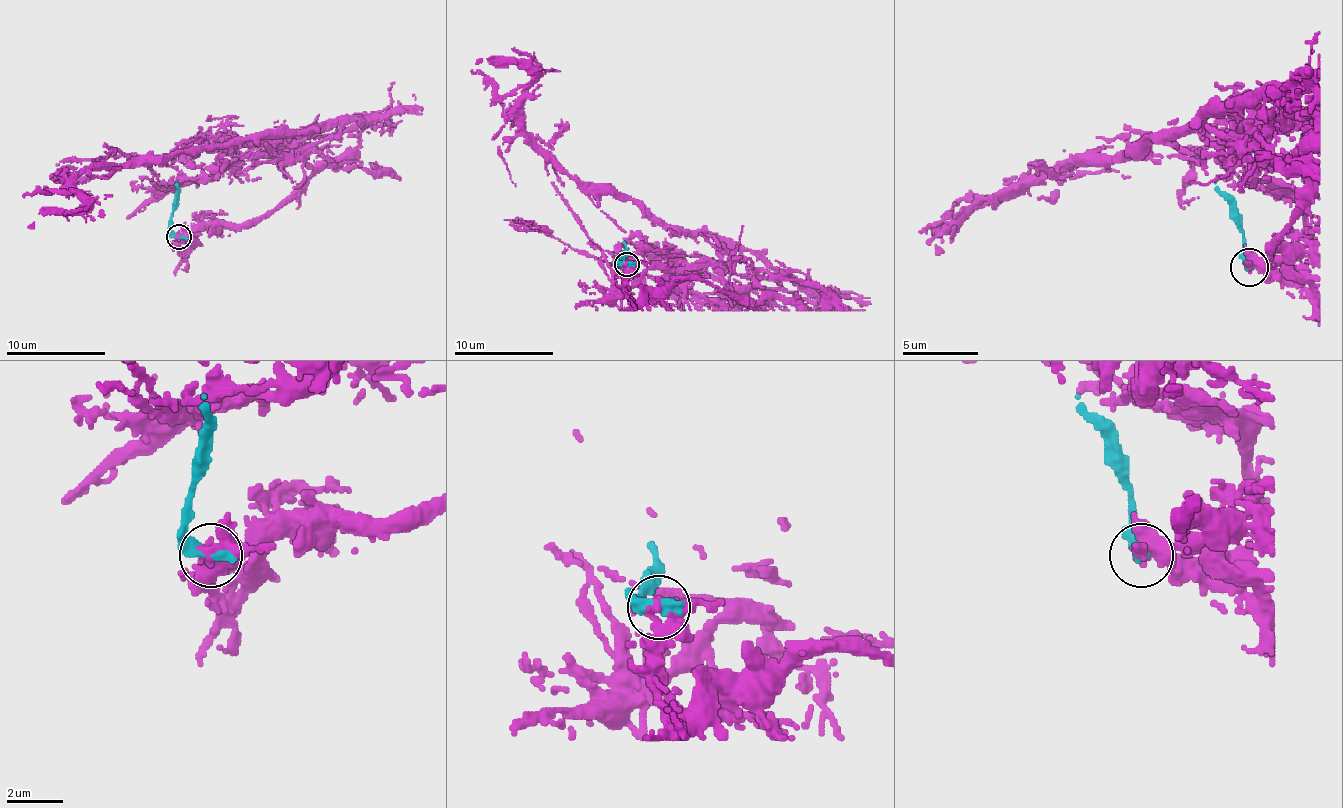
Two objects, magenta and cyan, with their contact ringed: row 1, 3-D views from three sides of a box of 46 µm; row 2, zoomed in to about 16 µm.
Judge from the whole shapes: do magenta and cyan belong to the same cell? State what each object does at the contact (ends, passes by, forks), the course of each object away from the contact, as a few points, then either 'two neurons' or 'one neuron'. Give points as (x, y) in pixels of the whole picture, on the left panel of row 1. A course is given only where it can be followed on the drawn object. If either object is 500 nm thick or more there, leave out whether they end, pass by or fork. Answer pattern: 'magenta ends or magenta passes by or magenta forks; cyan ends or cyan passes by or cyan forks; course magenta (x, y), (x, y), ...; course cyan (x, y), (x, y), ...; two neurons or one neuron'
magenta forks; cyan ends; course magenta (179, 235), (256, 225), (318, 153), (258, 143), (164, 183), (110, 148), (75, 180), (83, 203), (28, 227); course cyan (179, 237), (169, 227), (177, 180); two neurons

